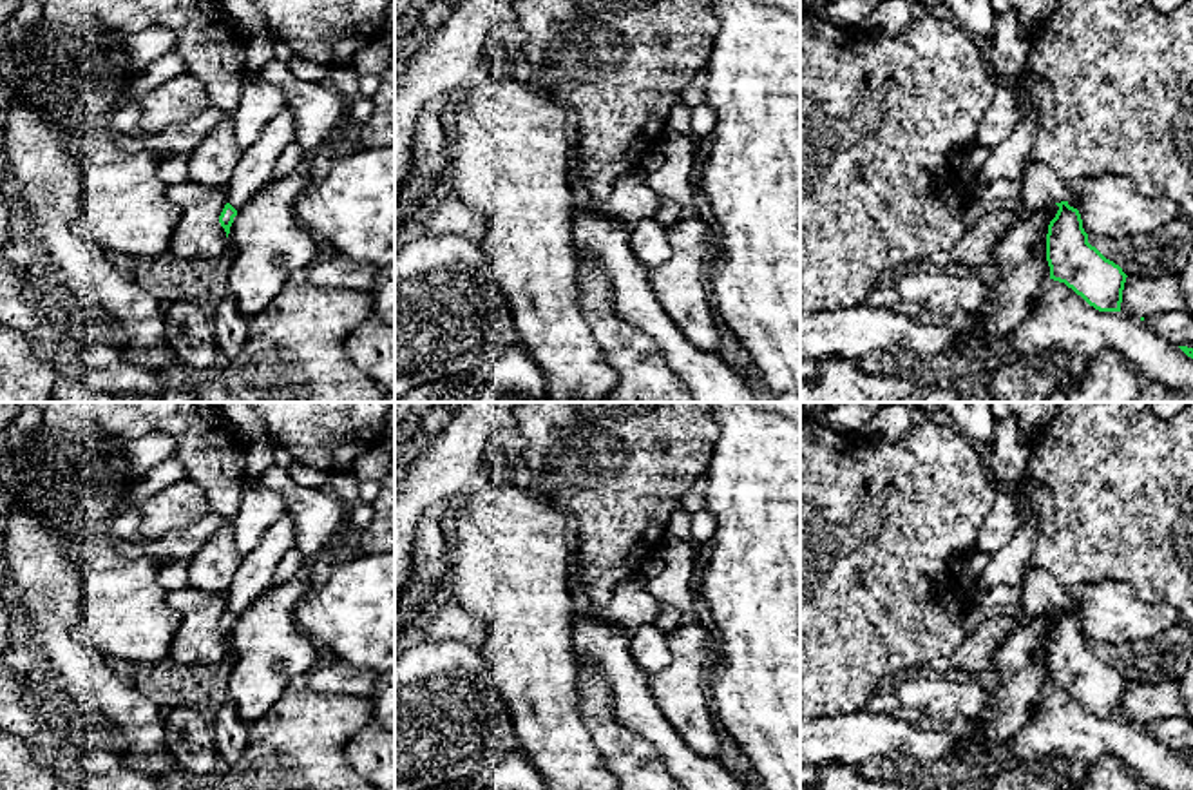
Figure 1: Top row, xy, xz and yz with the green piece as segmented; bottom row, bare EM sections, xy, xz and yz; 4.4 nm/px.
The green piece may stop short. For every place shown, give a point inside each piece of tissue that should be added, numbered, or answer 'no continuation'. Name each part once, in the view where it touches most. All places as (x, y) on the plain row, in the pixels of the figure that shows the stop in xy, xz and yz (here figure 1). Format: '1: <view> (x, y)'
1: yz (1041, 591)

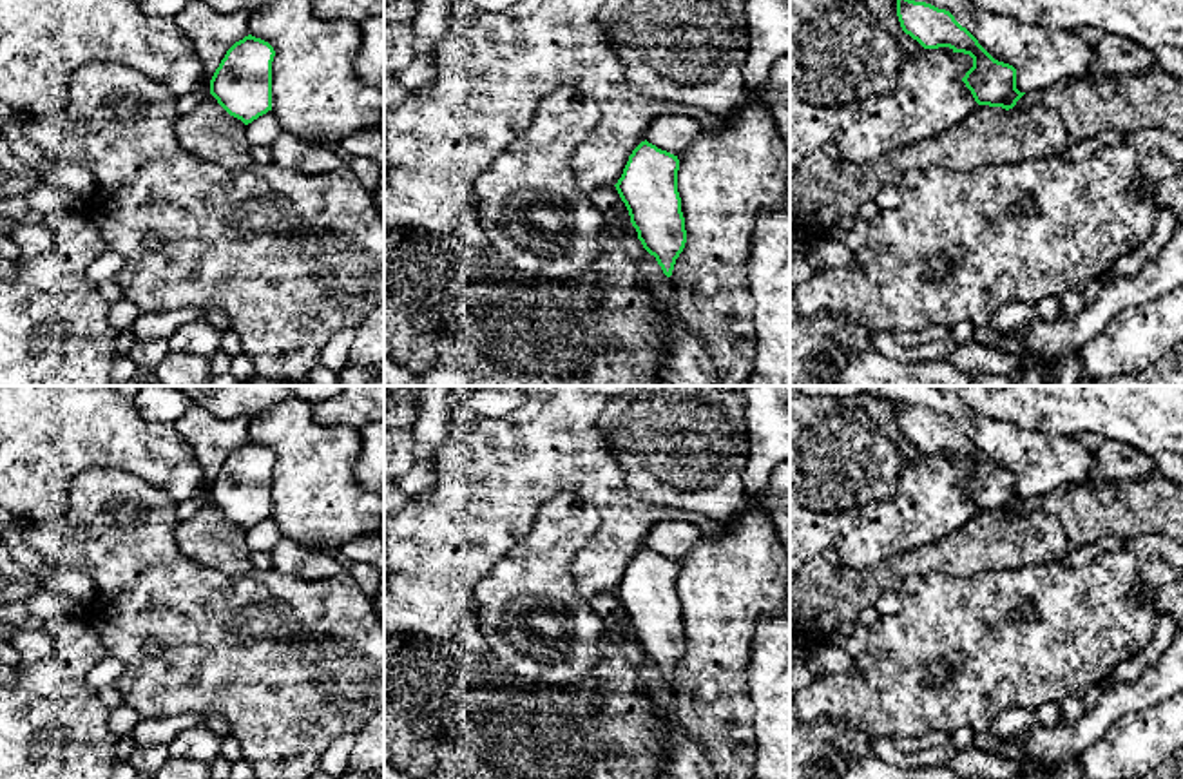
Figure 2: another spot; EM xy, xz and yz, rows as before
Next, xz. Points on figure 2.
no continuation

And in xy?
no continuation

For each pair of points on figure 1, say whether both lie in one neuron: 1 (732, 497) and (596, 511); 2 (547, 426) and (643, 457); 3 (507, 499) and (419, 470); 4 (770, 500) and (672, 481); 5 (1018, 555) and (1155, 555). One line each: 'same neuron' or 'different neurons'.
1: different neurons
2: same neuron
3: different neurons
4: different neurons
5: different neurons

